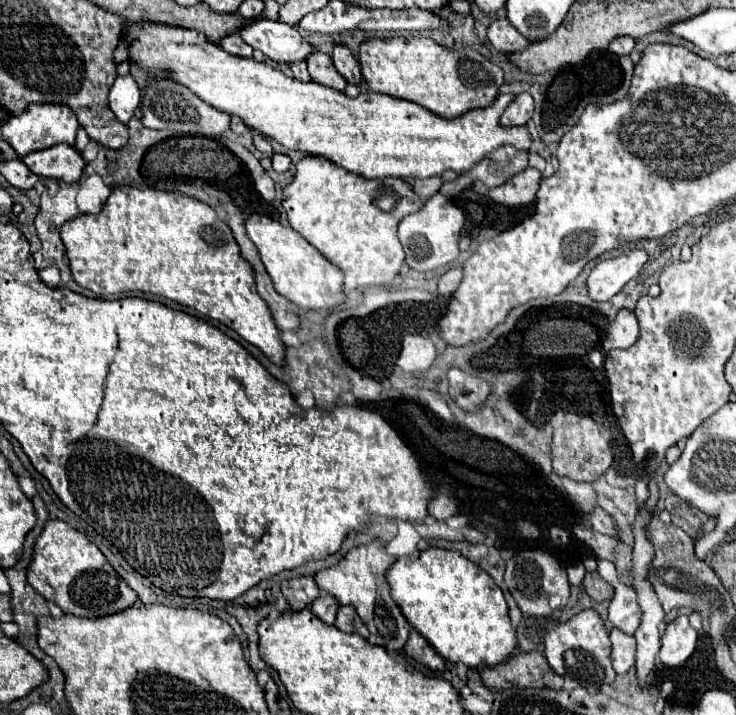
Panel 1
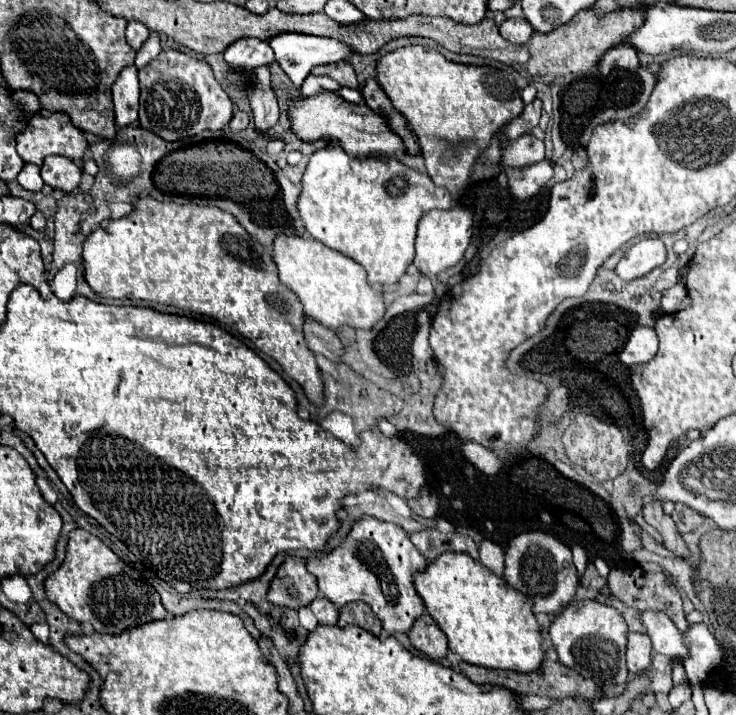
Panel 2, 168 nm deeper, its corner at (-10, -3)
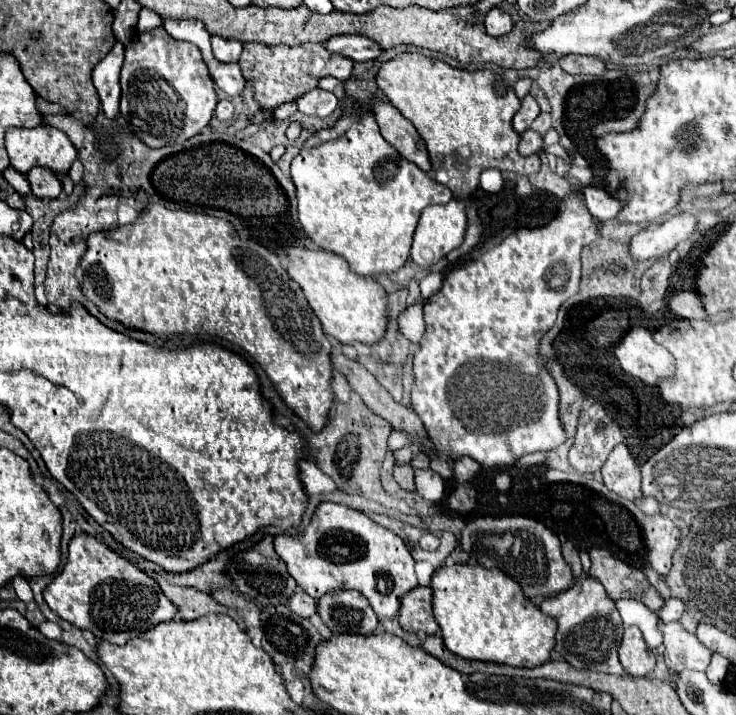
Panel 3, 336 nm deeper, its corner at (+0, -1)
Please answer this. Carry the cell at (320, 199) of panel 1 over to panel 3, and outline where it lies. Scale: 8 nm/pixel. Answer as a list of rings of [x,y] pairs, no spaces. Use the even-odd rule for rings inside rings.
[[[322,78],[318,88],[334,92],[346,116],[334,128],[312,134],[292,160],[300,224],[308,238],[322,250],[342,256],[356,274],[390,274],[408,260],[412,234],[424,206],[446,204],[452,200],[452,192],[428,178],[416,164],[400,158],[382,138],[370,112],[358,120],[358,108],[344,98],[340,80]]]

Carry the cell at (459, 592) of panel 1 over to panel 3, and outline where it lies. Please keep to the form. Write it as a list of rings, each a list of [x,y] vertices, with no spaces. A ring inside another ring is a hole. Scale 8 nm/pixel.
[[[452,564],[440,566],[432,574],[432,612],[442,630],[444,646],[466,660],[484,660],[496,664],[508,664],[516,668],[536,668],[550,660],[554,648],[556,622],[540,612],[520,590],[520,586],[498,568],[484,568],[480,564]]]

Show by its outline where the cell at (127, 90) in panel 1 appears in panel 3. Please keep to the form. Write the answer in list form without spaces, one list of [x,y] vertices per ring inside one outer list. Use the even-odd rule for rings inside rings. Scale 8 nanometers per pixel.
[[[116,42],[114,48],[108,52],[108,56],[104,60],[100,60],[92,72],[92,82],[98,90],[104,116],[110,120],[114,120],[120,114],[120,110],[118,110],[118,102],[120,102],[118,78],[120,78],[122,62],[124,62],[124,46],[120,42]]]

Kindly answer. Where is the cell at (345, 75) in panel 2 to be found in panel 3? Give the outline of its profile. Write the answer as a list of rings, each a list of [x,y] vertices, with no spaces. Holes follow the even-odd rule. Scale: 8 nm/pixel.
[[[246,44],[240,56],[240,68],[246,80],[254,82],[254,98],[262,110],[274,110],[284,102],[294,102],[302,94],[316,88],[318,80],[324,76],[336,76],[338,80],[348,80],[352,74],[354,62],[350,58],[330,54],[322,50],[320,44],[300,44],[300,46],[264,46],[264,44]]]

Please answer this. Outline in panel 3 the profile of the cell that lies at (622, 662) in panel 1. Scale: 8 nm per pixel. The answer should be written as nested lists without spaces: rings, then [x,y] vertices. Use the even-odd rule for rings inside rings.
[[[636,626],[624,630],[624,638],[620,644],[620,662],[630,676],[648,676],[656,664],[654,652],[646,646],[642,632]]]

